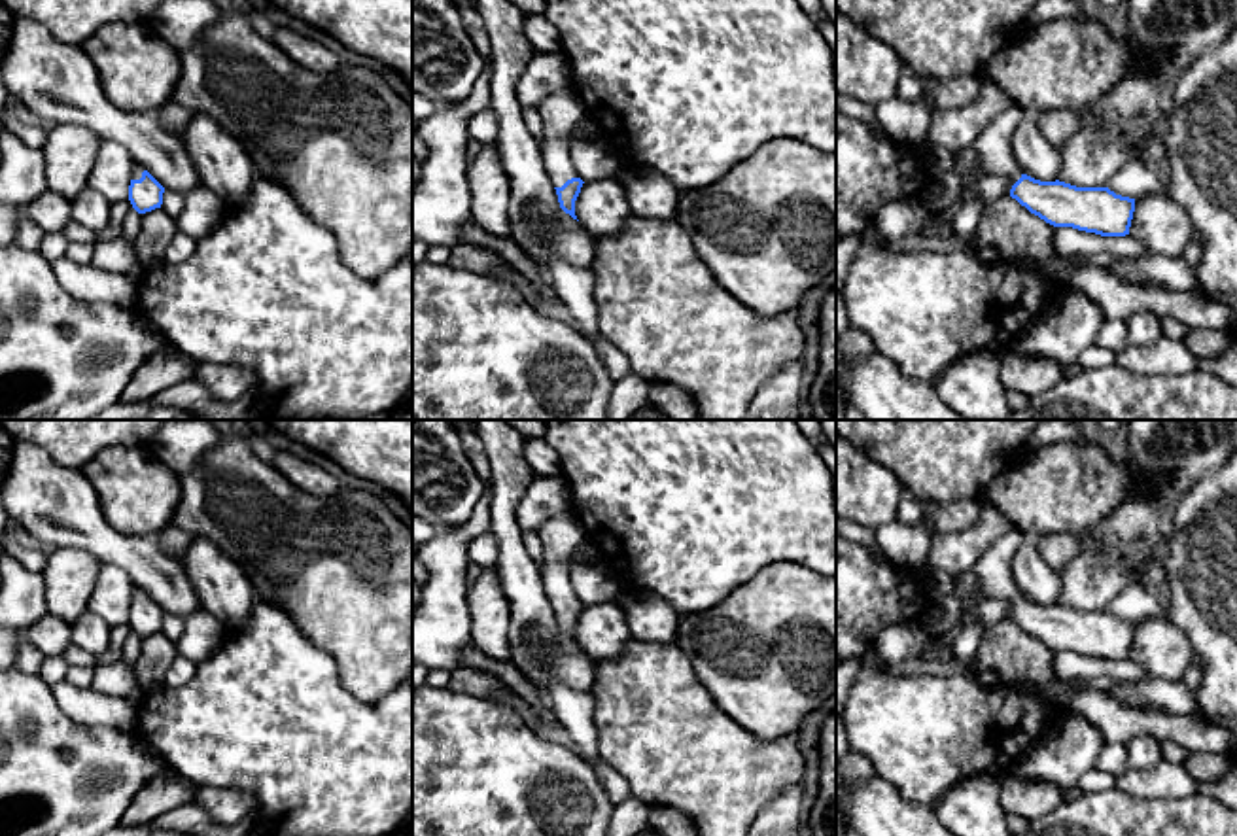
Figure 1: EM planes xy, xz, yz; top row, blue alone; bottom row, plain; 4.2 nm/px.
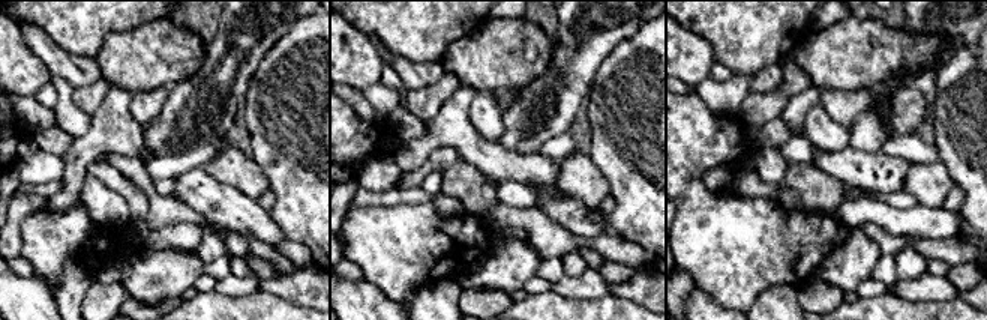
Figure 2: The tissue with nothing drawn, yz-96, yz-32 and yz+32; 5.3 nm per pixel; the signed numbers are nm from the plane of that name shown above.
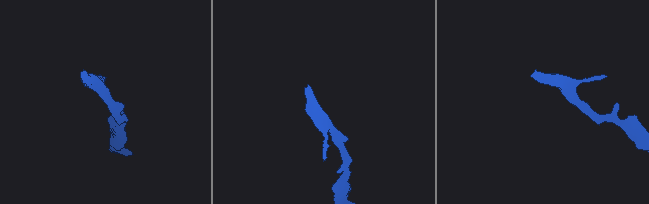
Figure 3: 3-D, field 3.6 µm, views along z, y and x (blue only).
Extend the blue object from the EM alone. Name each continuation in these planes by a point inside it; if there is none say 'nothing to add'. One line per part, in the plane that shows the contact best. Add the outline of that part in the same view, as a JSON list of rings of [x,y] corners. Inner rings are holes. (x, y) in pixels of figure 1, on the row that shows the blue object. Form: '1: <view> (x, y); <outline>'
1: xz (560, 112); [[[571,85],[552,91],[537,108],[543,125],[539,140],[545,168],[554,187],[579,178],[573,165],[569,136],[577,123],[586,117],[584,102]]]

